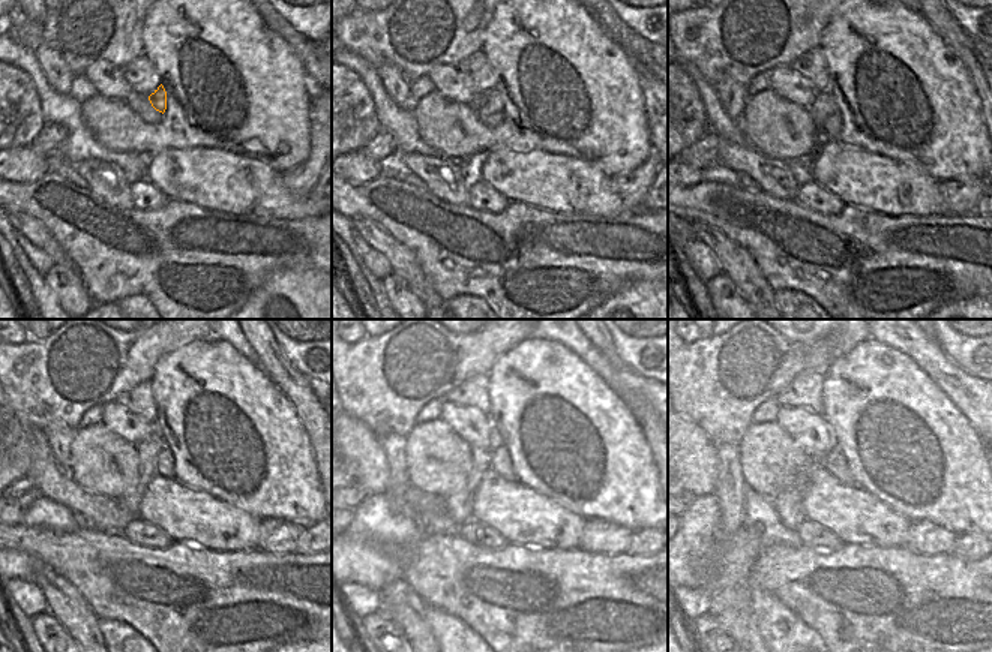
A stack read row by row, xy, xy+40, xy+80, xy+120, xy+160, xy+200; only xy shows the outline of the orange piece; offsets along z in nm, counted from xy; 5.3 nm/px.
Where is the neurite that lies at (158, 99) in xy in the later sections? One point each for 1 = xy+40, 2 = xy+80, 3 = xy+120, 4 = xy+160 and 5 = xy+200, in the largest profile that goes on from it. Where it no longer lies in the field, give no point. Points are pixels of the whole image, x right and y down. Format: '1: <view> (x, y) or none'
1: xy+40 (491, 102)
2: xy+80 (824, 105)
3: xy+120 (147, 450)
4: xy+160 (458, 507)
5: xy+200 (788, 505)

